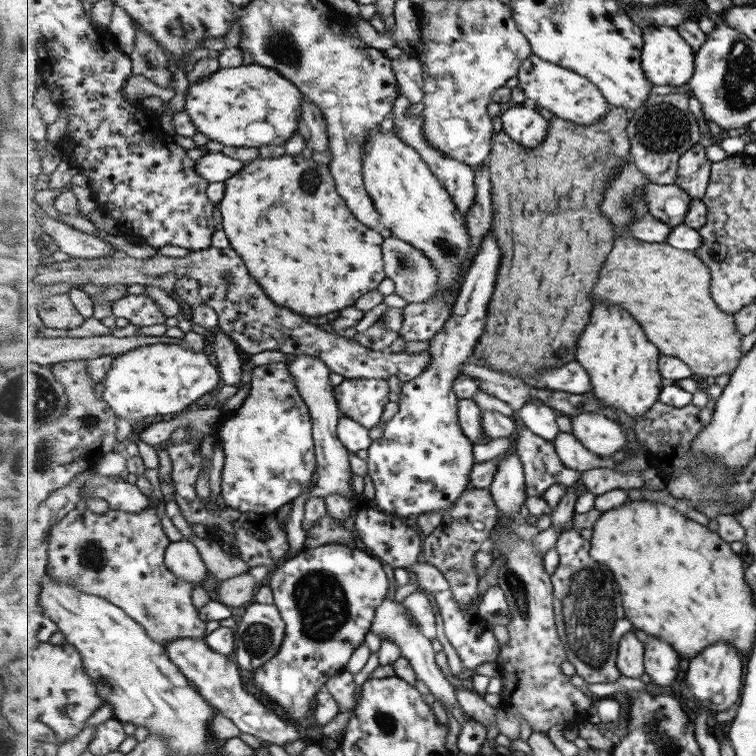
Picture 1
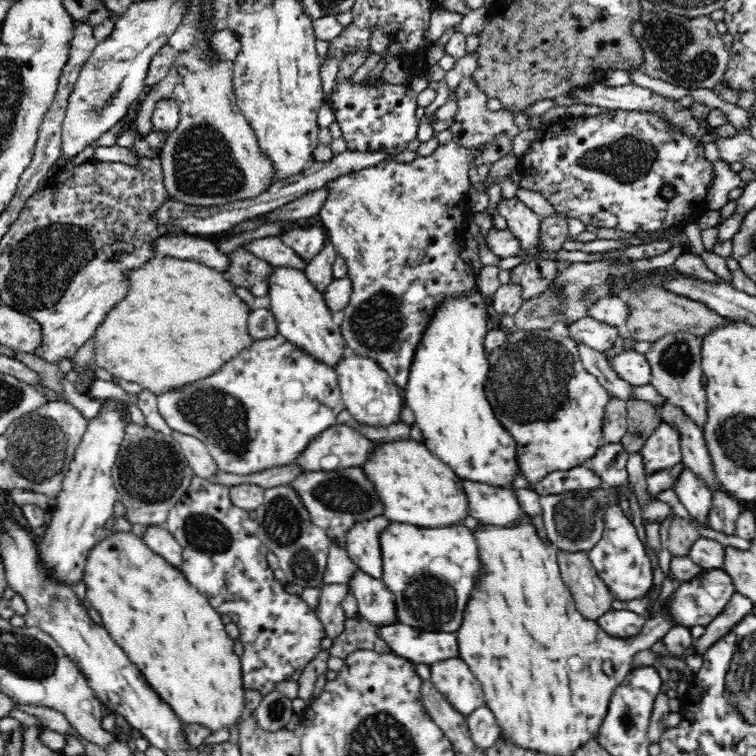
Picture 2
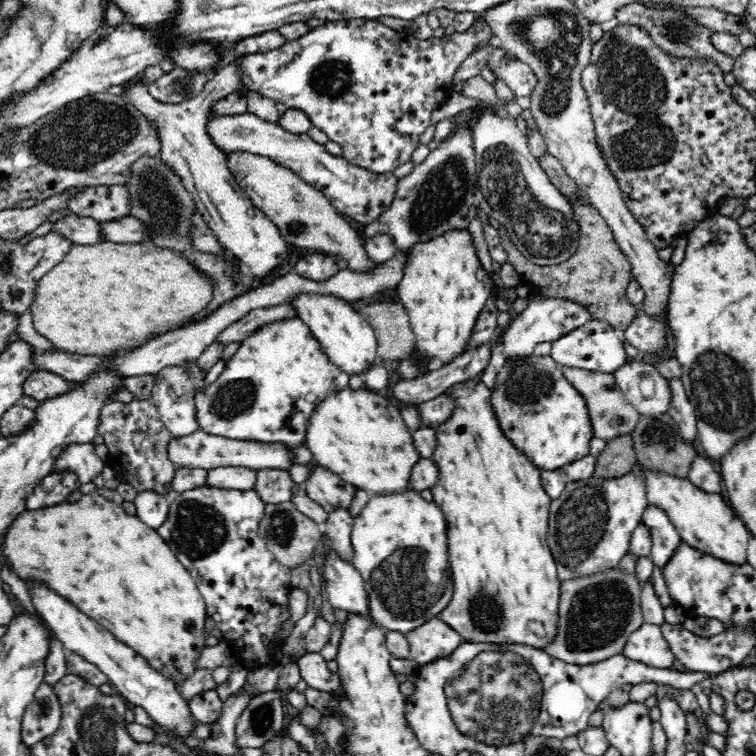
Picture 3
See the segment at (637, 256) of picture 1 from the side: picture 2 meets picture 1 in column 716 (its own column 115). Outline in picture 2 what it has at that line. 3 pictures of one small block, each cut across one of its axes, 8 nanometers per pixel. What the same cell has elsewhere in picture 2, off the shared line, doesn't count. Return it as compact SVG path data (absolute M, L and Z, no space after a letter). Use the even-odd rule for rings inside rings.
M152 256L146 264L140 265L140 268L134 268L129 273L129 289L122 300L118 300L106 314L106 318L102 320L102 324L98 324L96 332L92 340L91 359L93 360L93 368L102 368L106 372L110 372L113 377L124 379L128 382L135 382L148 389L156 396L168 389L177 389L188 381L195 381L200 377L210 376L216 372L216 368L220 368L220 364L224 364L224 360L230 360L241 348L252 344L252 339L248 335L247 318L250 314L250 308L236 295L235 287L228 280L225 273L211 268L200 262L192 262L190 260L181 260L172 257Z

